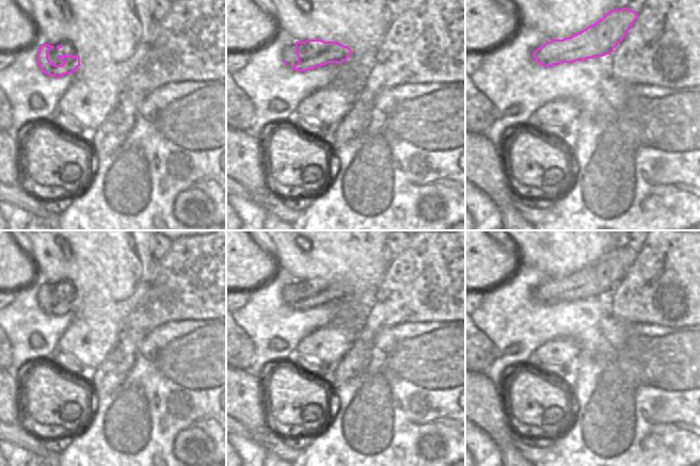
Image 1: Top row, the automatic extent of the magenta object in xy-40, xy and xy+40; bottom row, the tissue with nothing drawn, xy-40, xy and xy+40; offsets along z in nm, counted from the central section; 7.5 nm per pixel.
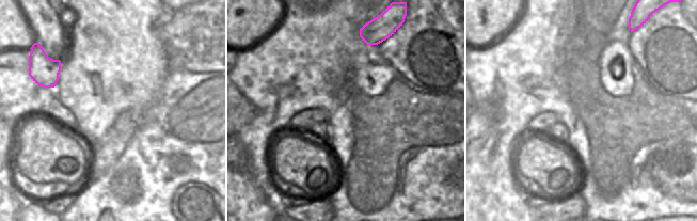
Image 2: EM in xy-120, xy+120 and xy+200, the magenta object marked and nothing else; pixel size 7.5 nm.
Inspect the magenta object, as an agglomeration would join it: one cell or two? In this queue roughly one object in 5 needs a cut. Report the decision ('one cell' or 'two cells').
one cell

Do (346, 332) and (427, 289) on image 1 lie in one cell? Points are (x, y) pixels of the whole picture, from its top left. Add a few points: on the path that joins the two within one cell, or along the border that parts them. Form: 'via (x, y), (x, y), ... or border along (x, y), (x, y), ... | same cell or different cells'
border along (375, 298), (375, 304), (362, 330), (352, 342) | different cells

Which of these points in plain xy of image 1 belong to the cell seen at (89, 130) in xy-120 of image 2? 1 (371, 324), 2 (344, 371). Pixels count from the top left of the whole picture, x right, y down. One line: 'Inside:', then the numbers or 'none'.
Inside: none

